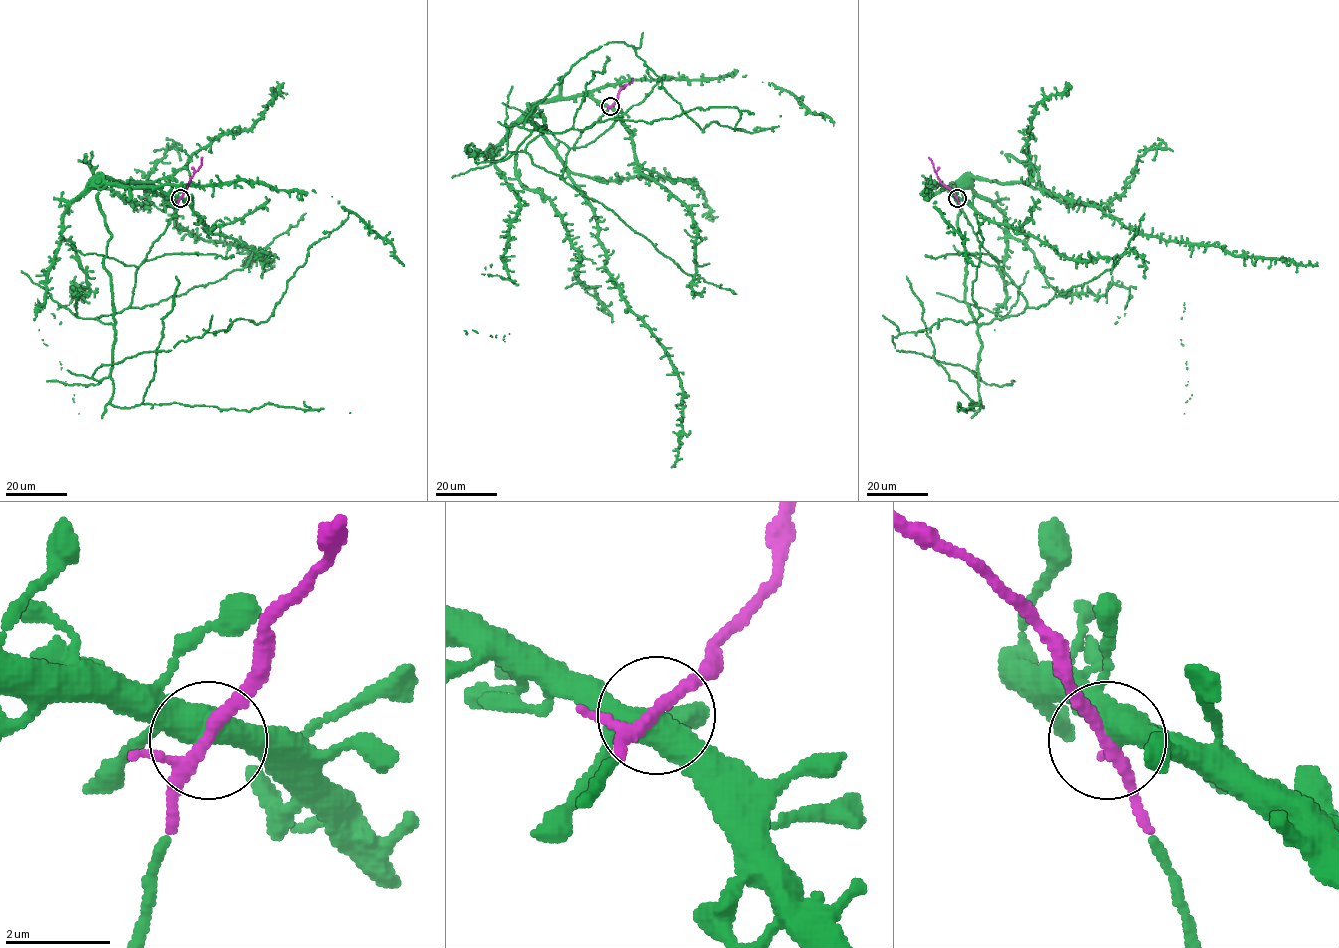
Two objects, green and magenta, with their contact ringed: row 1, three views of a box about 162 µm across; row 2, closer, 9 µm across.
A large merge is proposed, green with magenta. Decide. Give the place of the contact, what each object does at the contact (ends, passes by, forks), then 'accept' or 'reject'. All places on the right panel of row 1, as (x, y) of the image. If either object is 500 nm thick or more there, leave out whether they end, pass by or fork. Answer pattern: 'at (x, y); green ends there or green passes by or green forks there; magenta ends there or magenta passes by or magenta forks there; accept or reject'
at (957, 198); green forks there; magenta forks there; accept

